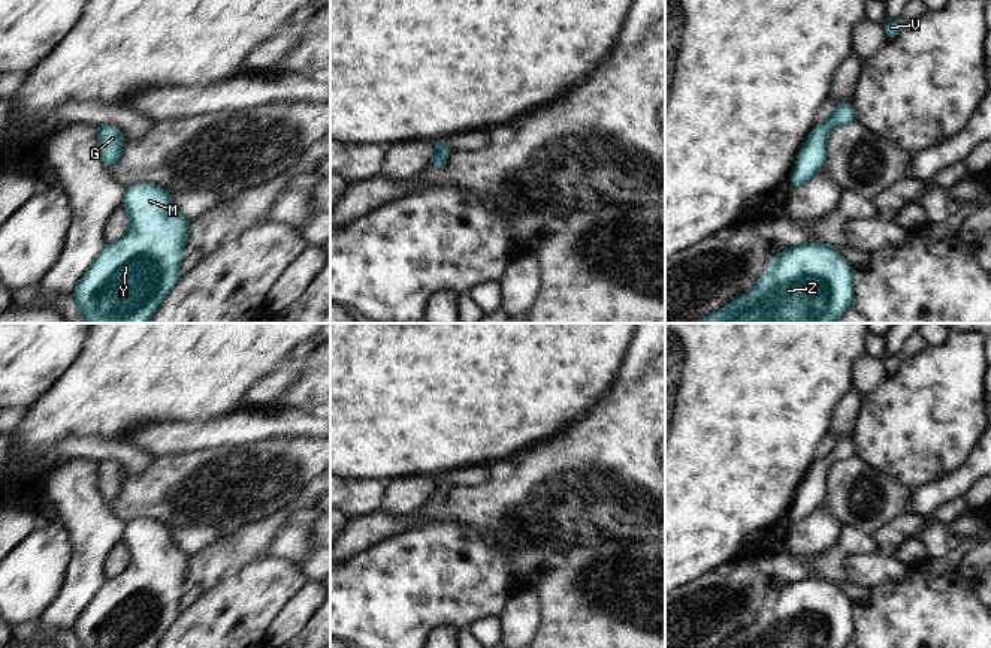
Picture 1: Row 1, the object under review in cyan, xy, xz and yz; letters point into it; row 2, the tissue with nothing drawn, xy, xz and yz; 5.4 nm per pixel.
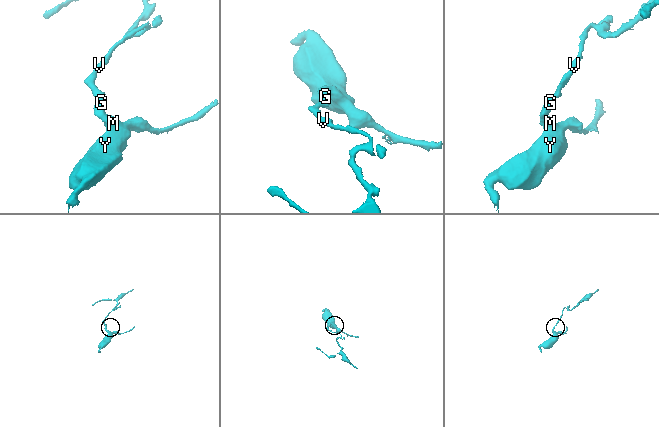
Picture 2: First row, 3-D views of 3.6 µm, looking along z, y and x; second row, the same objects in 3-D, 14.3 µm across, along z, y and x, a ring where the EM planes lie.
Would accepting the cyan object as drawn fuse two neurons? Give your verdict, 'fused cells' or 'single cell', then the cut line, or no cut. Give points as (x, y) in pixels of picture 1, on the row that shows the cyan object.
single cell | no cut

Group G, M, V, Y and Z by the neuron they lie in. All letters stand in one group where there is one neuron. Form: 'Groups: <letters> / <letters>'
Groups: G M V Y Z

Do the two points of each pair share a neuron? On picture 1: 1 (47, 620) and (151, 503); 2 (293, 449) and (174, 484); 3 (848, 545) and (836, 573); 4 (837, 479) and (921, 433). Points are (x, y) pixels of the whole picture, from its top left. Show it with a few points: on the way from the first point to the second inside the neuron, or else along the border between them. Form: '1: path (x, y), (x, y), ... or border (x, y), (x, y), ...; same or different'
1: border (108, 505), (124, 523); different
2: path (263, 478), (248, 484), (204, 484); same
3: path (840, 552), (836, 557), (836, 566); same
4: border (855, 455), (897, 481); different

